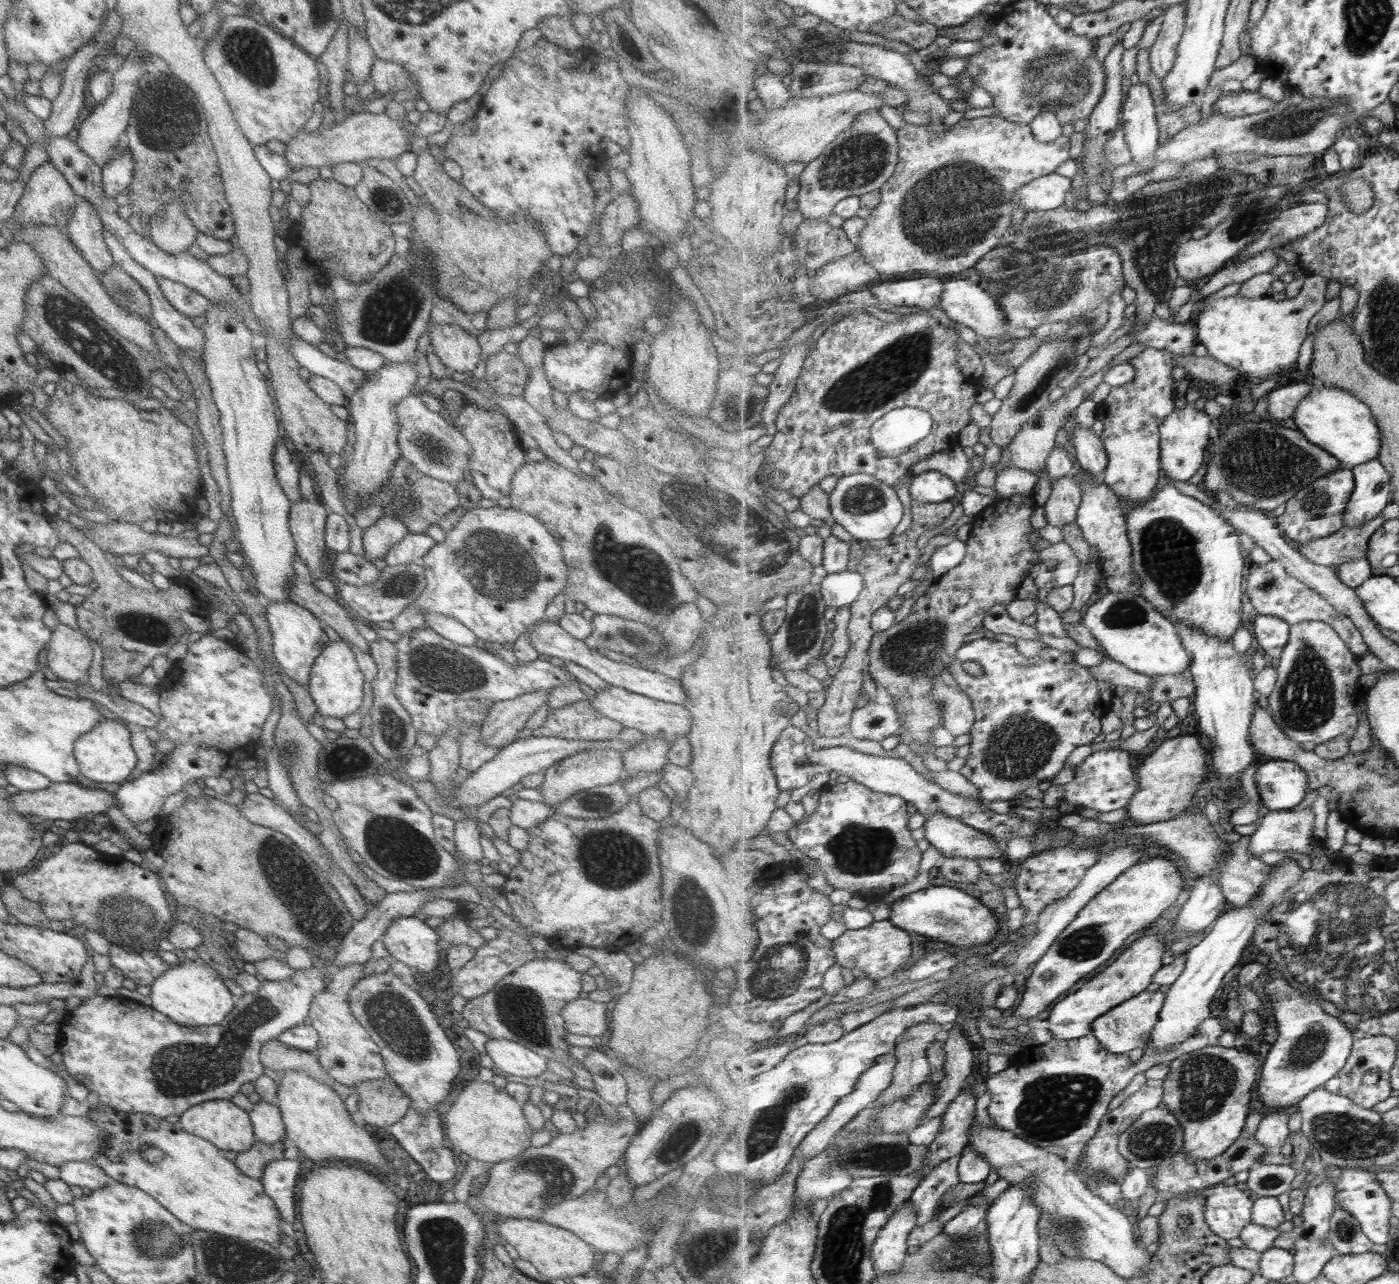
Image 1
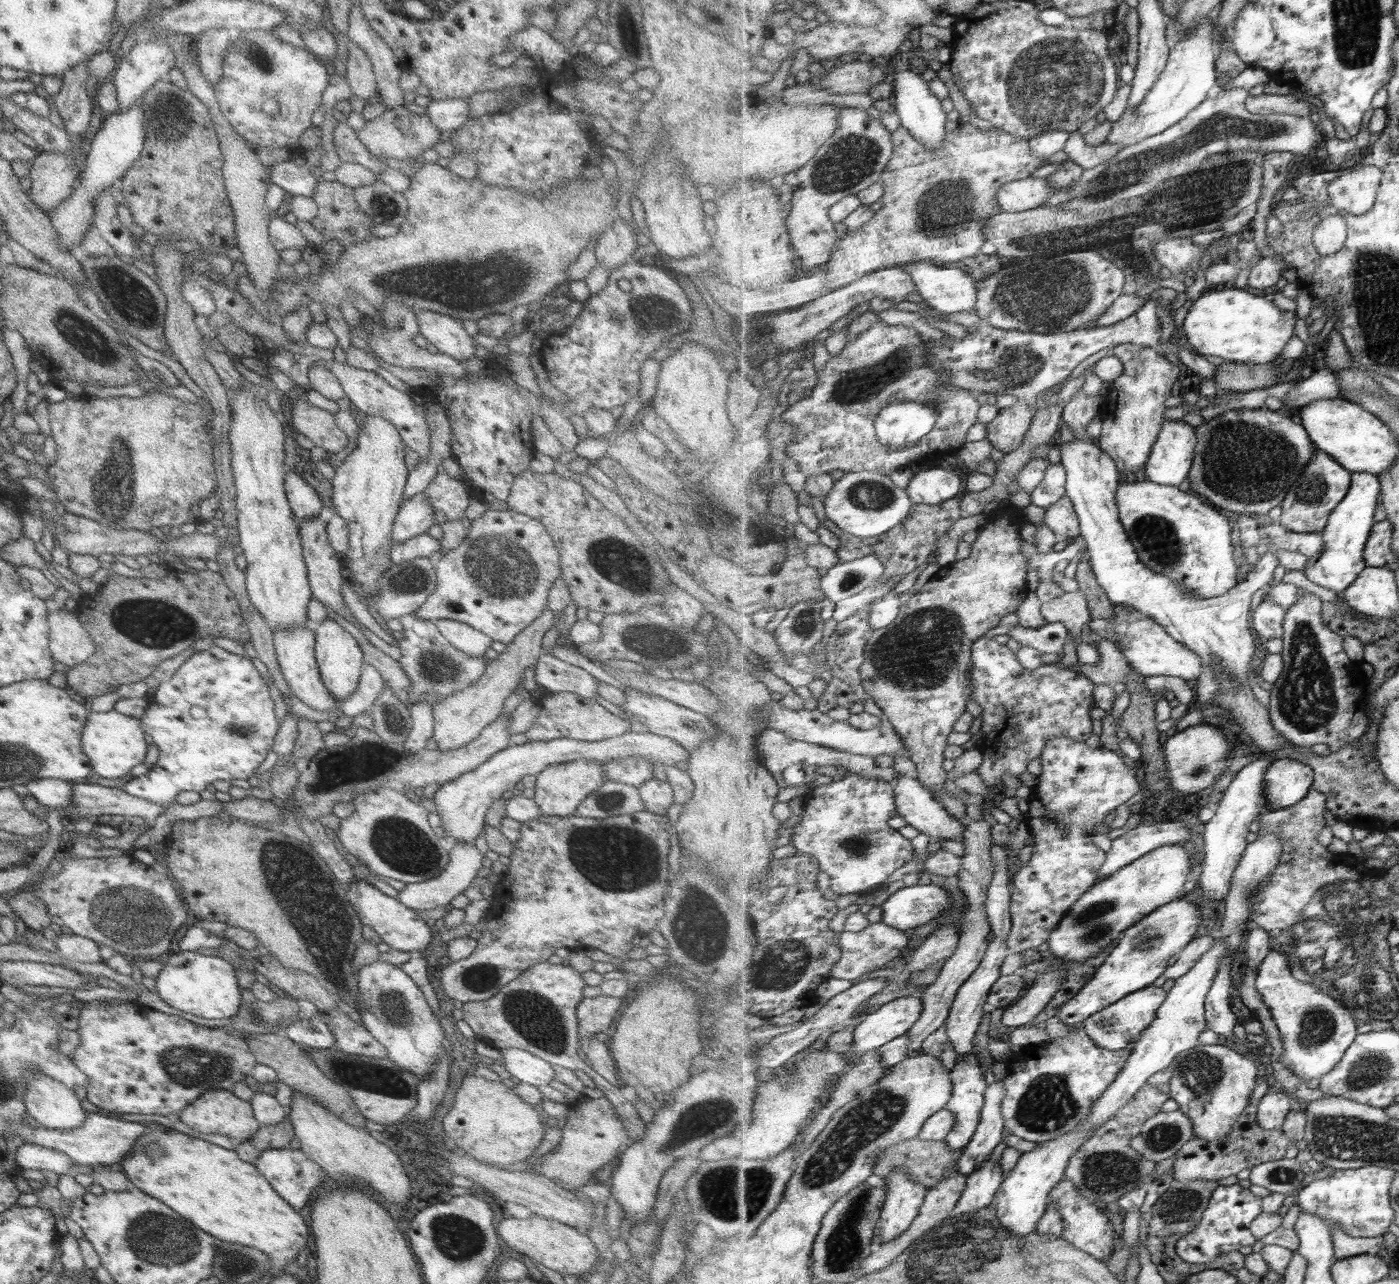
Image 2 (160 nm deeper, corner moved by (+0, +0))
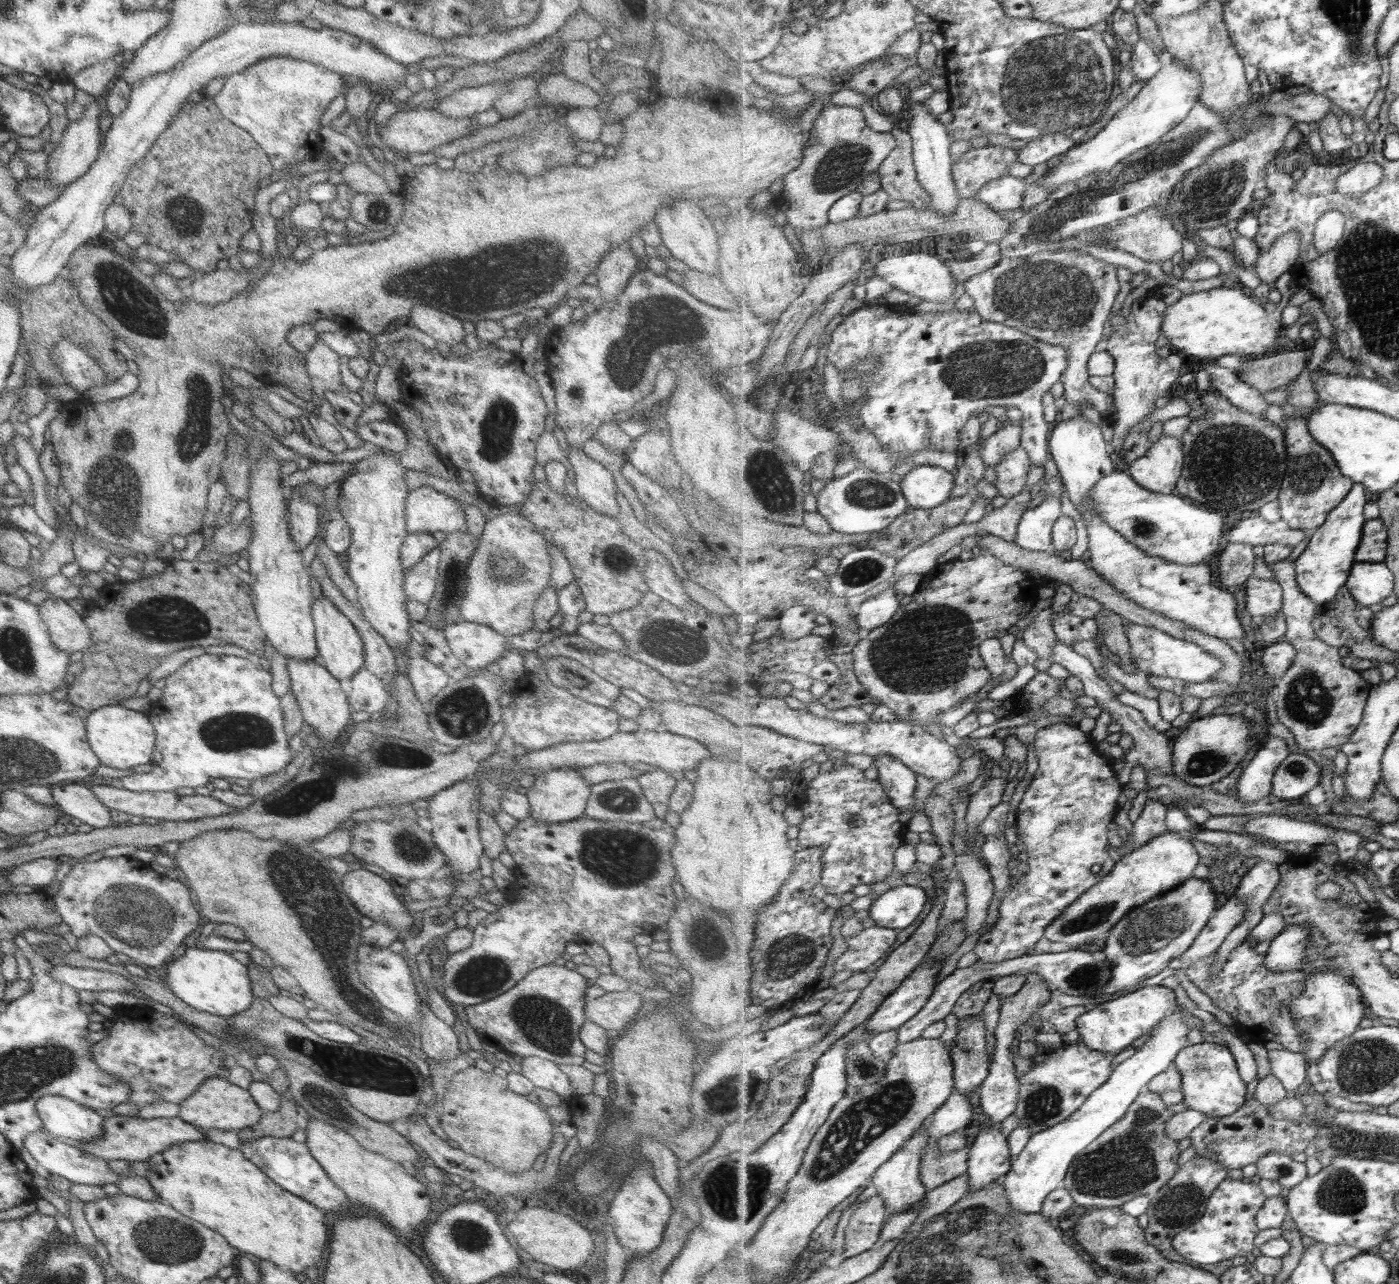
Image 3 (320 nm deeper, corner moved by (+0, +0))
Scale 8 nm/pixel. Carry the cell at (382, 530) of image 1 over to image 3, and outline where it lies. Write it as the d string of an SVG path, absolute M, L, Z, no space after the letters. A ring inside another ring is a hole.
M421 486L408 491L404 500L407 533L463 532L465 514L459 503L434 488Z

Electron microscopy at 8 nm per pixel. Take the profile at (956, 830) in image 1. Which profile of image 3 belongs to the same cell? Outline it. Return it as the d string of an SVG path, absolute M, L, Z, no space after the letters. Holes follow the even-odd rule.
M877 756L875 760L878 770L877 780L886 788L886 794L890 796L892 803L901 811L909 810L913 811L914 814L919 813L914 810L914 802L916 801L915 788L917 788L917 774L911 768L909 768L909 766L897 760L895 756Z

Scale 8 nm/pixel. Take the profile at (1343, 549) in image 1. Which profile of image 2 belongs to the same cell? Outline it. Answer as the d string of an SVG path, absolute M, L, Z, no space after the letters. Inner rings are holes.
M1258 519L1258 528L1264 538L1268 538L1283 550L1304 554L1311 558L1324 549L1322 533L1296 533L1271 520Z

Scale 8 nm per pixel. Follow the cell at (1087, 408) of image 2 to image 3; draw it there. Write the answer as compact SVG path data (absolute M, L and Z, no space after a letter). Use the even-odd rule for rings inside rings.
M1047 249L1016 260L1003 257L997 266L963 282L962 291L973 298L972 309L979 311L983 318L996 323L1011 325L1017 330L1034 336L1037 340L1061 344L1063 348L1066 348L1066 351L1069 352L1069 360L1061 380L1064 385L1064 398L1067 401L1078 402L1078 404L1087 402L1099 413L1111 416L1118 409L1114 396L1101 392L1090 381L1091 373L1088 363L1090 356L1099 350L1099 344L1105 338L1105 330L1110 324L1111 310L1117 302L1117 294L1119 294L1121 286L1122 284L1119 284L1119 278L1117 278L1117 266L1115 264L1109 264L1090 253Z

